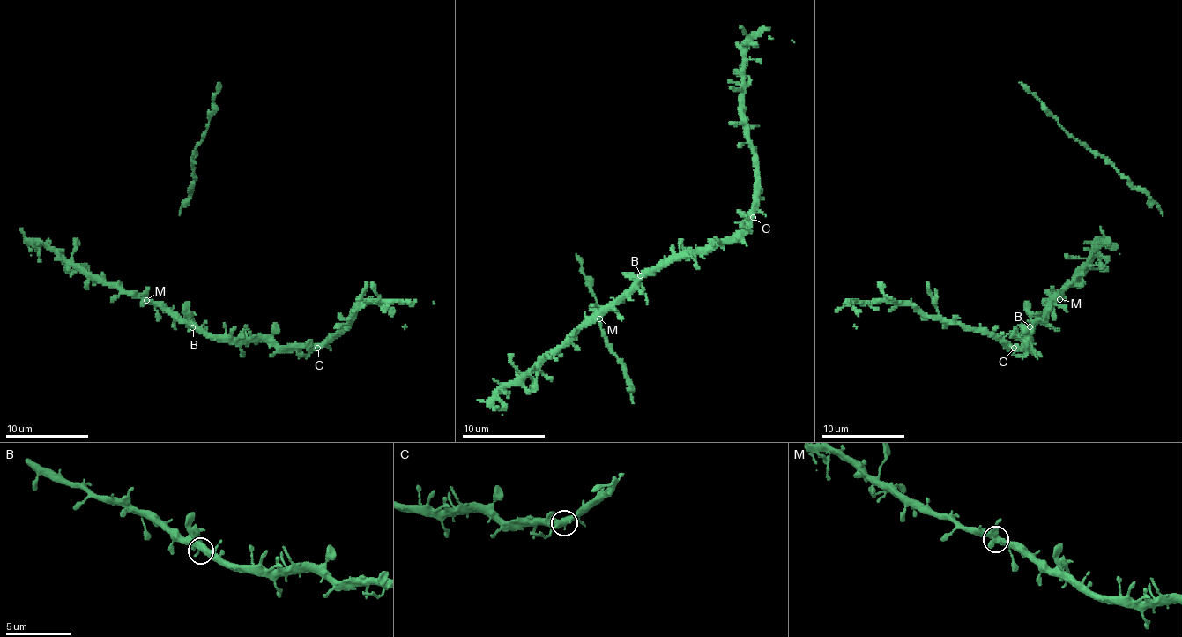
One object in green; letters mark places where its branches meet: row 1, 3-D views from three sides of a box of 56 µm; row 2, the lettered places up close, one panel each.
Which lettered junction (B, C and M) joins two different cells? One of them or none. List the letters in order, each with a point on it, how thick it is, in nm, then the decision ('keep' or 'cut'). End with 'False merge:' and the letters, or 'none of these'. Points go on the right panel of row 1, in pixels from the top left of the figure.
B: at (1029, 326); 400 nm thick; keep
C: at (1014, 348); 400 nm thick; keep
M: at (1059, 299); 440 nm thick; keep
False merge: none of these

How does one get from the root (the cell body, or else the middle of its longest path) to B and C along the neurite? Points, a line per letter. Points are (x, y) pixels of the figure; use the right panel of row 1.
B: (1051, 301), (1038, 320), (1029, 326)
C: (1051, 301), (1030, 337), (1025, 340), (1033, 340), (1029, 346), (1014, 348)

